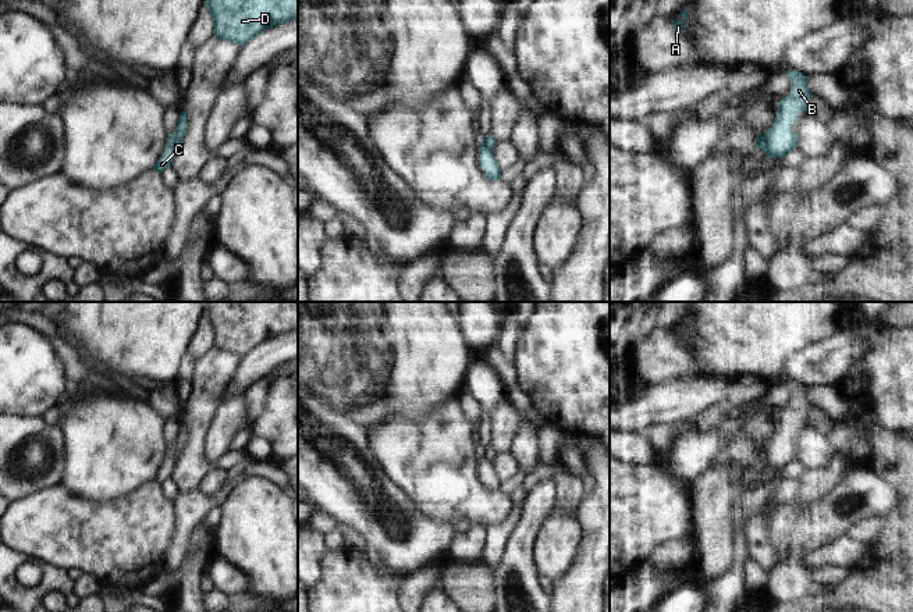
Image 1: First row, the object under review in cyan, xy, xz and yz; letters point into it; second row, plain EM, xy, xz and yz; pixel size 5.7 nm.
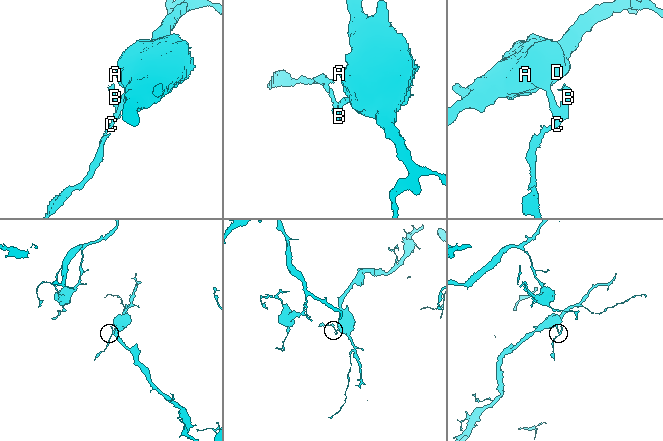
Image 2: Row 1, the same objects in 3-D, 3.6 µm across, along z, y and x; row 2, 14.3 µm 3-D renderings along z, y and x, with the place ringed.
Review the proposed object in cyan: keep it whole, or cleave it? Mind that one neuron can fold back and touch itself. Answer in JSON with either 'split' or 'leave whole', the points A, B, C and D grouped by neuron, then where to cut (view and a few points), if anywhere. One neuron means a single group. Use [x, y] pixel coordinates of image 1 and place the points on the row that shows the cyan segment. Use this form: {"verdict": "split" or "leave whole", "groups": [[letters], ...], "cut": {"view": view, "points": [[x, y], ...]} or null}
{"verdict": "split", "groups": [["A", "D"], ["B", "C"]], "cut": {"view": "yz", "points": [[768, 132], [764, 150]]}}

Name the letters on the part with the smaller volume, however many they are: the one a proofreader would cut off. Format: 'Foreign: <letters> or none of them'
Foreign: B, C

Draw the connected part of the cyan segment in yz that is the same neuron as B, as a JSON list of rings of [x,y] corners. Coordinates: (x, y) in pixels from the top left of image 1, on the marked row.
[[[788,71],[785,75],[792,79],[793,86],[789,95],[777,103],[777,117],[767,134],[767,157],[785,157],[797,147],[797,134],[792,132],[792,124],[797,121],[799,111],[809,108],[811,97],[809,76],[799,71]]]

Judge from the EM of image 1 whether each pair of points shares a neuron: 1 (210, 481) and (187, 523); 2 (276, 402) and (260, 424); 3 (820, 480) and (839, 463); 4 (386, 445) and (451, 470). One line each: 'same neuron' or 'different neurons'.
1: different neurons
2: same neuron
3: same neuron
4: same neuron

